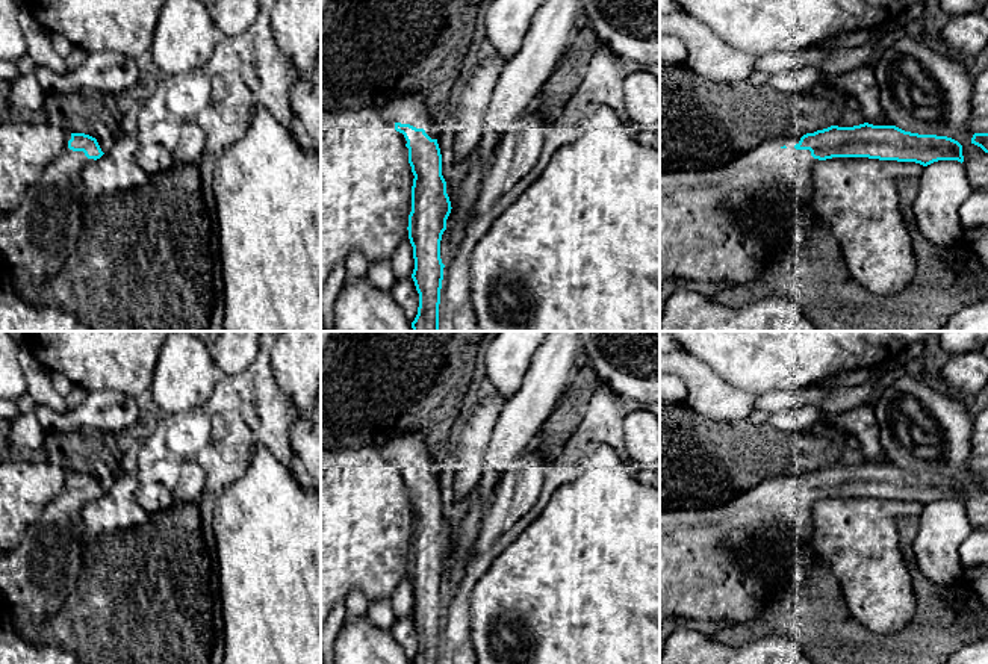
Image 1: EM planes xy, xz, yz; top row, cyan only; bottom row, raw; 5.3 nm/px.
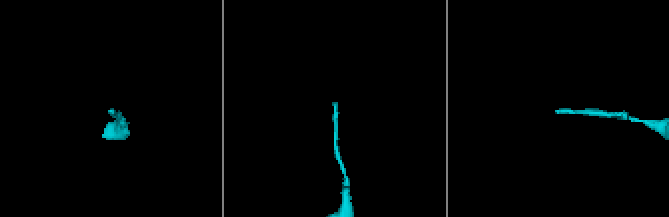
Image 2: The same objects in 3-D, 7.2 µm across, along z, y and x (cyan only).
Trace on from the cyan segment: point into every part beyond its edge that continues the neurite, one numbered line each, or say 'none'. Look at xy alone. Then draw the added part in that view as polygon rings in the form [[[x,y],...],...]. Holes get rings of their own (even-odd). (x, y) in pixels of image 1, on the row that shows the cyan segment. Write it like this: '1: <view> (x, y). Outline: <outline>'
1: xy (37, 239). Outline: [[[71,133],[67,135],[64,151],[45,168],[36,183],[29,186],[21,204],[0,215],[0,254],[15,274],[39,283],[54,277],[74,253],[83,225],[83,180],[82,171],[94,162],[83,151],[68,148]]]

